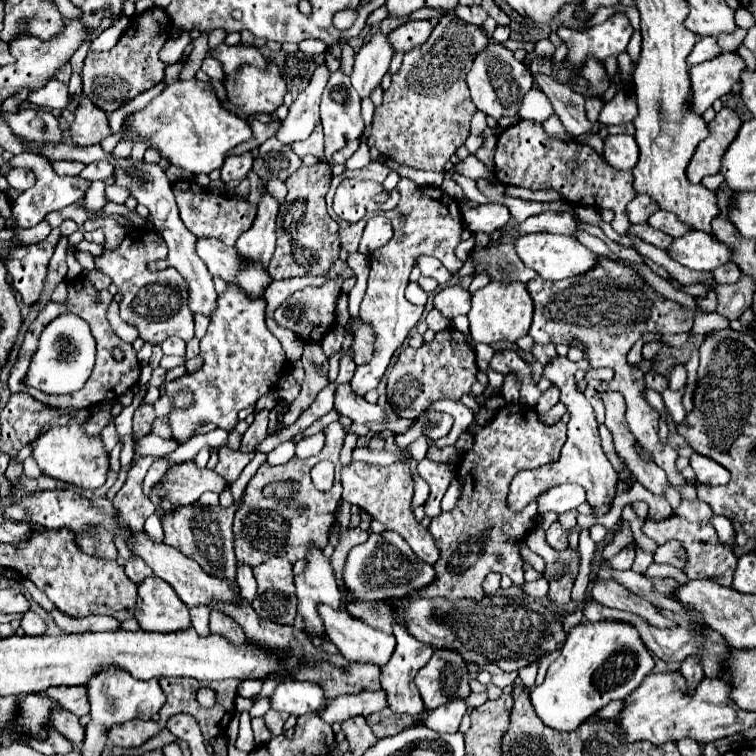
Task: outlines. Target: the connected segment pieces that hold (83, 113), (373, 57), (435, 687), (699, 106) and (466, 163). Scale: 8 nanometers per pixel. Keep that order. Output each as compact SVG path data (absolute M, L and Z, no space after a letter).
M83 98L77 106L75 122L71 124L71 136L73 136L73 142L79 146L101 144L103 138L111 136L107 114L97 110L97 106L89 102L89 98Z
M375 34L357 54L355 66L351 72L353 88L359 92L361 100L369 98L371 92L381 84L381 78L387 74L393 48L385 34Z
M435 650L431 660L417 672L415 684L427 710L471 694L465 660L451 650Z
M727 52L703 64L691 66L691 80L693 80L691 106L693 110L703 114L717 98L729 94L731 88L739 84L745 68L747 66L737 52Z
M469 154L465 160L461 160L459 164L455 164L451 170L453 170L455 174L461 174L461 176L467 176L467 178L473 178L473 180L493 178L493 174L485 168L485 164L479 162L473 154Z

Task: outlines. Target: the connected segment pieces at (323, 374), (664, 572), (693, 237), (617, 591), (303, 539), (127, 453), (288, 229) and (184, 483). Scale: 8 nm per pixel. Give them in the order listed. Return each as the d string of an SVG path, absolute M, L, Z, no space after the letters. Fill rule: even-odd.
M305 342L300 361L305 371L305 382L301 386L301 394L289 404L283 426L293 424L297 416L307 410L317 394L329 384L329 363L320 343Z
M653 563L649 566L647 571L645 572L645 576L647 577L659 577L666 578L672 577L674 578L680 585L683 585L689 582L689 578L685 575L685 573L681 572L681 570L668 565L668 564L656 564Z
M693 230L681 238L675 238L669 248L669 256L691 270L717 270L717 266L731 262L733 250L729 250L713 234Z
M595 580L595 588L591 590L591 596L593 596L593 600L597 600L603 606L617 608L617 610L627 610L631 614L637 614L637 616L645 618L651 626L661 626L661 628L677 626L673 620L661 616L659 610L651 602L631 594L629 590L625 590L615 580Z
M333 422L333 424L329 424L327 428L325 428L325 434L327 434L327 444L325 444L325 448L321 450L321 454L319 456L313 456L313 458L309 458L309 460L299 460L299 458L291 458L287 464L281 464L281 466L269 466L269 464L263 464L259 470L257 470L257 474L251 478L251 482L247 484L247 490L245 490L245 496L243 496L243 504L237 508L237 512L235 512L235 522L233 522L233 536L235 536L235 556L237 556L237 562L241 562L241 564L249 564L251 568L255 568L255 566L259 566L261 562L265 562L267 558L273 558L273 556L281 556L281 558L287 558L291 564L295 564L297 560L303 560L307 554L309 554L309 550L311 548L319 548L319 550L323 550L325 546L327 546L327 540L329 540L329 532L331 532L331 528L333 528L333 524L335 524L335 514L337 514L337 504L339 504L339 500L341 500L341 482L339 482L339 470L341 470L341 462L339 462L339 452L343 450L343 440L345 440L345 436L347 436L347 432L345 432L345 428L339 424L339 422ZM319 460L331 460L333 464L335 464L335 468L339 468L339 470L335 470L335 482L333 482L333 488L329 490L329 492L321 492L321 490L317 490L315 488L315 484L311 482L311 468L319 462ZM291 480L295 482L293 494L291 495L291 504L283 508L283 506L277 506L277 508L273 508L273 500L269 500L269 498L263 498L263 486L267 484L267 482L281 482Z
M132 435L127 436L119 436L119 441L123 443L123 448L120 452L120 463L128 463L133 459L133 438L130 437Z
M321 162L315 166L301 166L293 172L287 184L287 198L281 204L277 216L277 248L269 264L269 276L273 280L293 276L323 276L339 256L339 232L337 222L327 214L325 194L331 182L331 168Z
M185 462L171 468L161 482L163 494L167 494L177 506L193 504L207 490L221 494L225 488L229 488L229 482L223 476L219 476L215 470L199 470L195 462Z

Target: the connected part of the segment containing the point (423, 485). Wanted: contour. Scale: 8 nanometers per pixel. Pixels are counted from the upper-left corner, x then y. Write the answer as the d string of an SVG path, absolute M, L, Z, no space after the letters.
M413 472L413 478L415 478L415 494L413 494L411 506L417 508L417 506L421 506L421 502L427 500L427 496L429 496L429 486L427 486L427 482L425 482L417 472Z

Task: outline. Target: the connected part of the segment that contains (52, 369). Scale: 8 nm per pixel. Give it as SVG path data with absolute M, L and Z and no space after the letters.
M61 314L45 326L39 336L37 352L31 358L27 372L27 386L39 388L47 394L71 394L79 390L93 372L95 364L95 338L87 322L75 314Z

